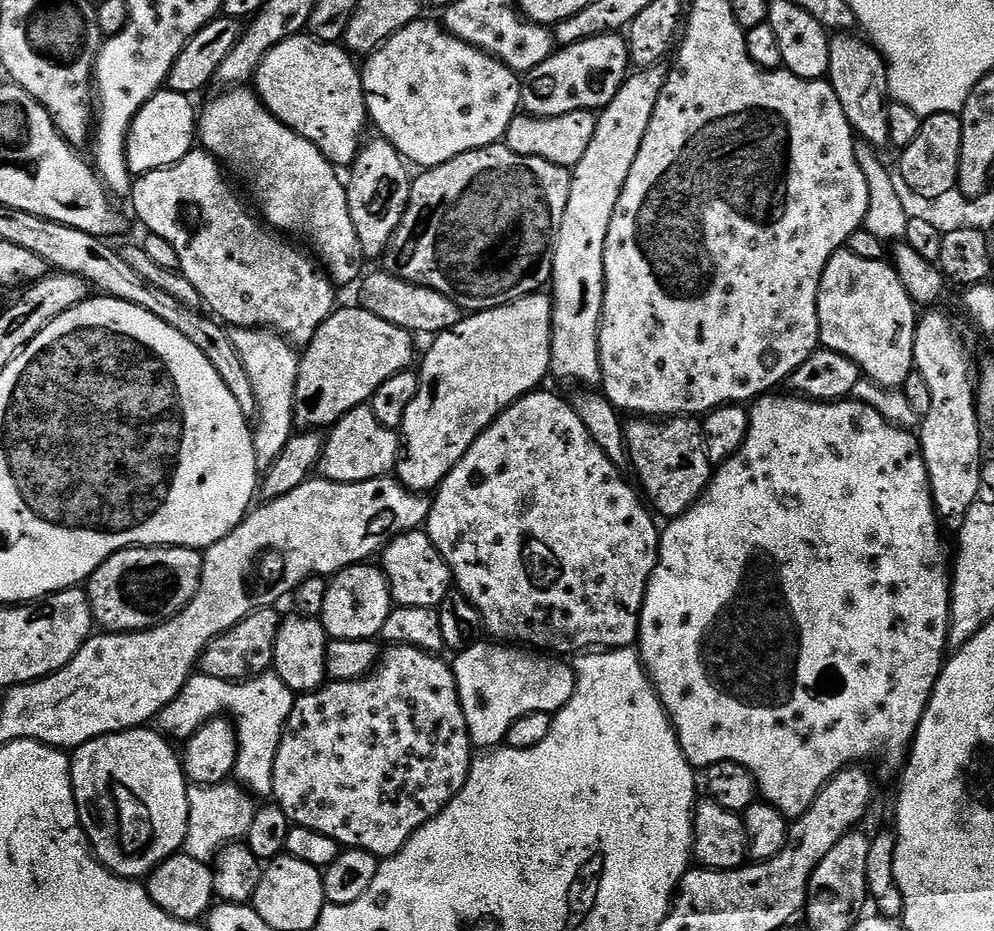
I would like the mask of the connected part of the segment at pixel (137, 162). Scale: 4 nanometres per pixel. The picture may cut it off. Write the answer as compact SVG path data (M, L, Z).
M161 90L157 96L150 98L150 102L146 102L146 106L142 106L142 110L138 110L138 114L130 126L126 146L128 169L132 171L133 177L145 176L148 172L177 164L182 158L186 158L188 152L193 151L198 140L198 108L195 108L192 102L194 102L192 96L183 96L171 90Z

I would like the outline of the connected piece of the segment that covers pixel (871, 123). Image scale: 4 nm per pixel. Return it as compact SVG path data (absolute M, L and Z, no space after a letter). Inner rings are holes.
M836 34L829 39L830 66L826 77L832 85L842 110L850 122L853 133L863 143L871 144L873 149L880 150L888 144L886 130L886 110L890 103L888 95L888 66L883 56L867 39L856 34ZM860 39L860 40L859 40Z

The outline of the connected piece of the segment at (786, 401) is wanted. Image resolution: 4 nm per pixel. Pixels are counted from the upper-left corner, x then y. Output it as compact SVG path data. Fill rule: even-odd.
M765 394L765 395L763 395L763 396L761 396L761 397L759 397L759 399L757 399L757 400L756 400L756 401L755 401L755 403L753 403L753 404L752 404L752 405L751 405L751 408L750 408L750 411L749 411L749 414L748 414L748 417L749 417L749 418L750 418L750 430L749 430L749 431L748 431L748 433L747 433L747 434L746 434L746 442L745 442L745 443L744 443L744 444L743 444L743 446L742 446L742 447L741 447L741 448L740 448L740 449L739 449L739 450L738 450L738 454L734 454L734 455L733 455L733 456L731 456L731 457L730 457L730 459L728 459L728 461L727 461L727 462L726 462L726 463L725 463L725 464L722 464L722 465L719 465L719 467L717 467L717 468L716 468L716 469L715 469L715 471L713 471L713 474L712 474L712 479L711 479L711 480L709 480L709 481L708 481L708 488L707 488L707 490L706 490L706 491L704 491L704 492L703 492L703 494L702 494L702 495L700 495L700 499L699 499L699 500L697 500L697 502L696 502L696 505L695 505L695 506L693 506L693 507L692 507L692 508L691 508L691 509L690 509L690 510L686 510L686 511L685 511L685 512L684 512L684 513L683 513L683 514L681 514L681 515L680 515L680 516L677 516L677 517L675 517L675 518L672 518L672 519L669 519L669 520L668 520L668 521L667 521L667 524L668 524L668 529L667 529L667 528L666 528L666 527L665 527L665 528L664 528L664 529L663 529L663 531L661 531L661 534L660 534L660 558L659 558L659 560L657 560L657 562L656 562L656 565L655 565L655 566L654 566L654 574L653 574L653 575L652 575L652 576L651 576L651 578L649 578L649 579L648 579L648 585L647 585L647 586L646 586L646 598L645 598L645 599L644 599L644 605L643 605L643 606L642 606L642 614L641 614L641 615L640 615L640 635L639 635L639 637L638 637L638 651L639 651L639 654L640 654L640 660L641 660L641 662L643 662L643 663L644 663L644 668L645 668L645 670L646 670L646 671L647 671L647 672L648 672L648 677L650 677L650 678L651 678L651 679L652 679L652 685L653 685L653 686L654 686L654 687L655 687L655 688L656 688L656 692L657 692L657 693L658 693L658 694L659 694L659 695L660 695L660 701L661 701L661 702L662 702L662 706L663 706L663 707L664 707L664 709L666 709L666 711L668 711L668 717L670 717L670 719L672 719L672 726L673 726L673 728L675 728L675 730L676 730L676 737L677 737L677 738L678 738L678 742L679 742L679 743L680 743L680 745L681 745L681 746L682 746L682 750L683 750L683 751L684 751L684 753L685 753L685 754L686 754L686 758L687 758L687 759L688 759L688 761L689 761L689 762L690 762L690 763L692 763L692 766L693 766L693 768L695 768L695 769L697 769L697 770L707 770L707 769L708 769L708 768L709 768L709 767L710 767L710 765L711 765L711 764L713 764L713 763L714 763L714 762L738 762L738 766L746 766L746 770L750 770L750 774L751 774L751 775L752 775L752 777L753 777L753 778L754 778L754 782L755 782L755 783L756 783L756 791L757 791L757 793L759 793L759 795L760 795L760 796L761 796L761 797L762 797L762 800L763 800L763 803L765 803L765 804L772 804L772 805L773 805L773 806L775 806L775 807L776 807L776 809L778 809L778 810L779 810L779 812L780 812L780 813L782 813L782 815L784 815L784 816L785 816L785 818L795 818L795 817L798 817L798 816L801 816L801 814L802 814L802 813L804 813L804 812L807 812L807 811L808 811L808 809L809 809L809 808L811 808L811 807L812 807L812 803L813 803L813 802L814 802L814 798L818 798L818 794L819 794L819 793L820 793L820 792L821 792L821 791L822 791L822 790L823 790L823 789L824 789L824 788L825 788L825 787L826 787L826 785L827 785L827 784L828 784L828 783L829 783L829 782L830 782L830 778L834 778L834 774L838 774L838 773L839 773L839 772L840 772L840 771L841 771L841 770L843 770L843 768L850 768L850 767L853 767L853 766L856 766L856 765L859 765L859 764L860 764L860 763L861 763L861 762L868 762L868 761L864 761L864 760L870 760L870 759L872 759L872 758L873 758L873 757L874 757L874 756L881 756L881 758L882 758L882 759L884 759L884 760L885 760L885 762L886 762L886 763L888 763L888 764L889 764L889 766L890 766L890 767L892 767L892 768L896 768L896 767L897 767L897 768L896 768L896 769L899 769L899 768L900 768L900 767L901 767L901 765L903 765L903 764L904 764L904 763L905 763L905 760L906 760L906 757L907 757L907 755L908 755L908 753L909 753L909 751L910 751L910 749L911 749L911 747L912 747L912 741L913 741L913 740L915 740L915 739L916 739L916 731L917 731L917 730L918 730L918 726L919 726L919 725L920 725L920 723L921 723L921 722L922 722L922 718L923 718L923 717L924 717L924 712L925 712L925 710L926 710L926 709L928 709L928 703L929 703L929 702L930 702L930 698L931 698L931 697L932 697L932 691L933 691L933 690L934 690L934 686L935 686L935 685L936 685L936 683L937 683L937 682L938 682L938 678L939 678L939 677L940 677L940 669L941 669L941 668L943 668L943 667L944 667L944 665L945 665L945 663L946 663L946 653L947 653L947 652L948 652L948 651L949 651L949 648L950 648L950 645L949 645L949 643L948 643L948 631L949 631L949 630L950 630L950 622L951 622L951 588L952 588L952 575L953 575L953 573L952 573L952 572L951 572L951 571L950 571L950 560L949 560L949 557L948 557L948 560L947 560L947 558L946 558L946 557L944 557L944 540L943 540L943 538L942 538L942 537L940 537L940 528L941 528L941 529L942 529L942 526L941 526L941 523L940 523L940 522L939 522L939 521L938 521L938 517L937 517L937 514L936 514L936 507L935 507L935 506L934 506L934 502L933 502L933 501L932 501L932 491L931 491L931 490L930 490L930 478L929 478L929 477L928 477L928 471L927 471L927 470L926 470L926 462L925 462L925 461L924 461L924 455L923 455L923 454L922 454L922 450L921 450L921 449L920 449L920 442L919 442L919 439L917 439L917 437L916 437L916 436L915 436L915 435L913 435L913 433L912 433L912 432L911 432L911 431L909 431L909 429L906 429L906 428L897 428L897 427L896 427L896 425L895 425L895 424L892 424L892 423L891 423L891 422L890 422L890 421L888 421L888 420L887 420L887 419L886 419L886 418L882 418L882 414L878 414L878 412L877 412L877 411L876 411L876 410L874 410L874 409L873 409L873 408L871 408L871 407L870 407L870 406L866 406L866 405L865 405L865 404L863 404L863 403L862 403L862 402L858 402L858 401L857 401L857 400L855 400L855 399L854 399L854 398L849 398L849 399L846 399L846 400L833 400L833 401L831 401L831 402L825 402L825 401L823 401L823 400L805 400L805 399L804 399L804 397L803 397L803 396L797 396L797 395L795 395L795 394L783 394L783 395L784 395L784 396L776 396L776 395L780 395L780 394Z

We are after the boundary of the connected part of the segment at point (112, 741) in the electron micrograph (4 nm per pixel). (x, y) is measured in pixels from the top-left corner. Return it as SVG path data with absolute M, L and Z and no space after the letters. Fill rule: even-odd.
M141 726L100 736L75 749L70 756L72 793L88 843L104 867L126 880L147 878L158 865L177 855L184 847L186 826L190 818L190 784L184 775L181 757L159 731L151 732L150 729L151 727Z

